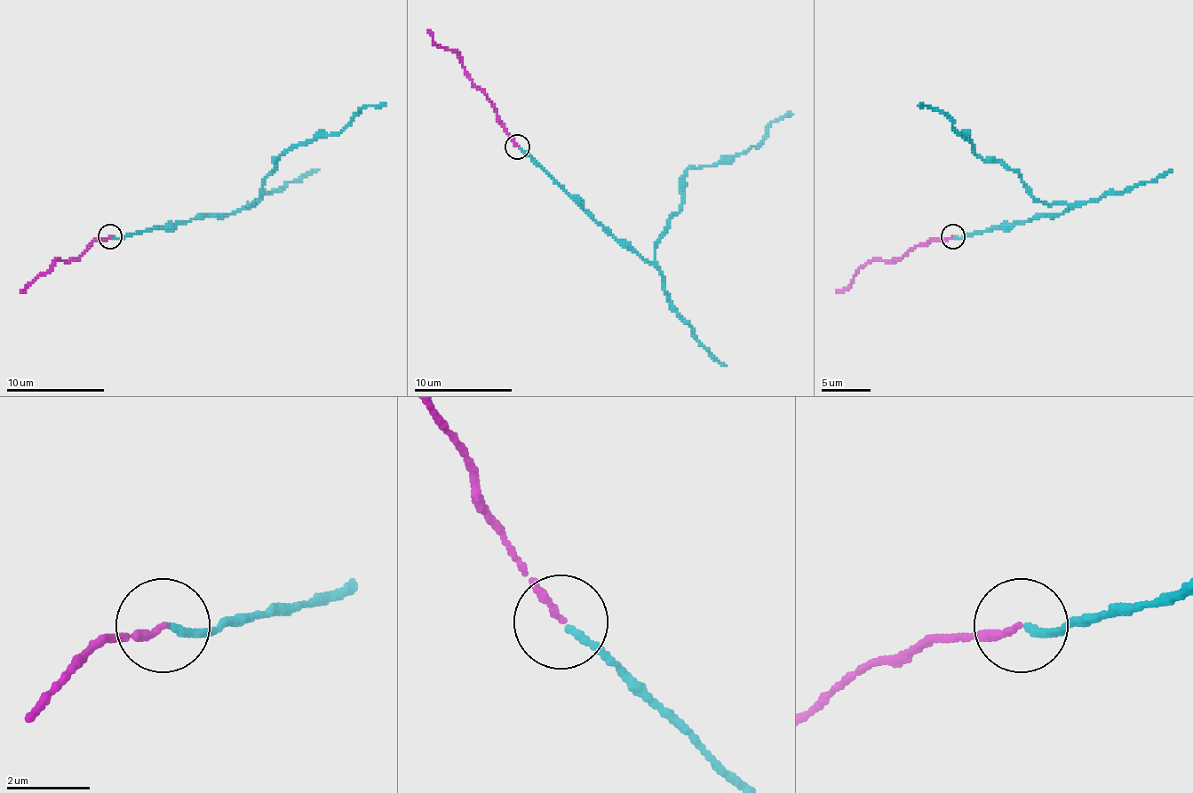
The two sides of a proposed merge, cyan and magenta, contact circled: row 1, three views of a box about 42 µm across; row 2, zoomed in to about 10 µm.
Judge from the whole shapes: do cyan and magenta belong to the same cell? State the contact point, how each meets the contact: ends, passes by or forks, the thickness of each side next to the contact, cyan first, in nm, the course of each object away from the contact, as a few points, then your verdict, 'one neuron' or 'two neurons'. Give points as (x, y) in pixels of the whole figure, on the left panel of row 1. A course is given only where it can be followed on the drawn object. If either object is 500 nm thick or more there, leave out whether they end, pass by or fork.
place (110, 236); cyan ends; magenta ends; calibres 160 and 160 nm; course cyan (112, 236), (234, 214), (262, 194), (262, 181), (279, 157), (338, 132), (365, 105), (385, 103); course magenta (109, 236), (97, 238), (77, 257), (55, 263), (20, 292); one neuron

